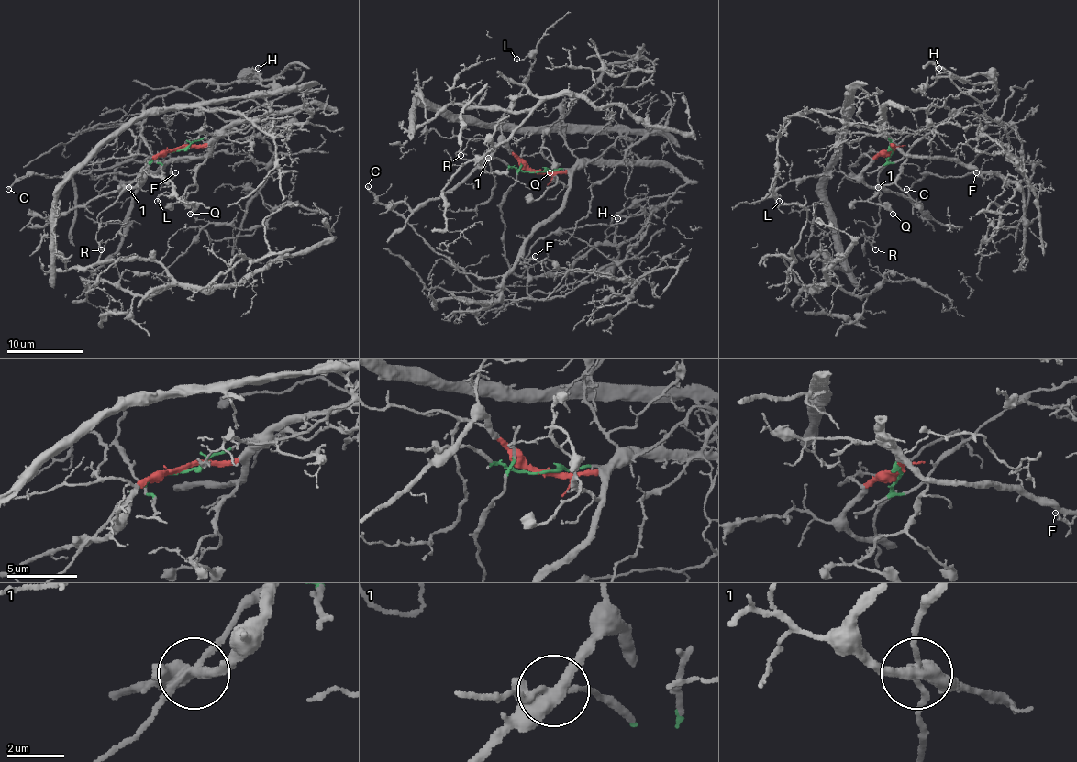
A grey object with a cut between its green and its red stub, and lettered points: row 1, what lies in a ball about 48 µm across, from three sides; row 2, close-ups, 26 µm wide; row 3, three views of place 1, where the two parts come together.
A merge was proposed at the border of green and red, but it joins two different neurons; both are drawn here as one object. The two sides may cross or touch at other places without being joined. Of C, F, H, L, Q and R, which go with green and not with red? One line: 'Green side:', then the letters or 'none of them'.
Green side: H, R

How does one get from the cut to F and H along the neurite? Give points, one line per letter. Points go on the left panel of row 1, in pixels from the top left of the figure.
F: (175, 149), (208, 146), (206, 155), (172, 159), (159, 174), (168, 178), (175, 172)
H: (175, 151), (164, 151), (159, 162), (141, 136), (143, 107), (157, 96), (205, 81), (246, 81), (258, 68)

